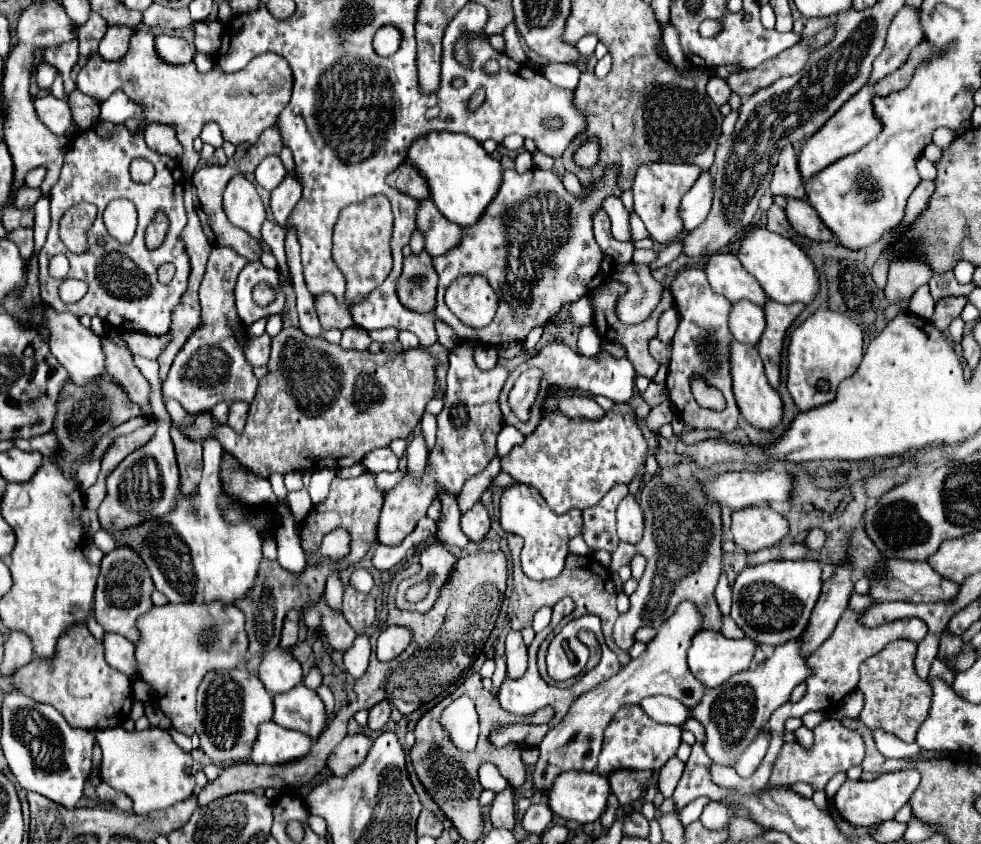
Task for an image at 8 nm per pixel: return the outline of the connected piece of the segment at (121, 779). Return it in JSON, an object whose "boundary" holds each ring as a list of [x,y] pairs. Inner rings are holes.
{"boundary":[[[108,728],[96,732],[96,742],[102,748],[102,766],[100,766],[100,780],[110,784],[114,790],[128,794],[132,800],[134,814],[148,814],[154,810],[164,810],[168,806],[174,806],[176,802],[182,802],[184,798],[190,798],[196,792],[196,780],[190,774],[192,766],[192,754],[184,752],[170,736],[168,730],[162,728],[146,728],[142,732],[138,730],[124,730],[124,728]]]}

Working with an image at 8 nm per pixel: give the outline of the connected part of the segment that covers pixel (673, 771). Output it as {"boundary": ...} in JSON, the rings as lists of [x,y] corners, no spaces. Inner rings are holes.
{"boundary":[[[676,756],[670,758],[670,760],[662,766],[662,770],[660,770],[660,774],[658,774],[658,788],[660,788],[660,792],[662,792],[664,798],[670,798],[670,796],[672,796],[672,792],[674,792],[678,780],[680,780],[680,776],[682,776],[682,772],[684,772],[684,764],[682,764]]]}

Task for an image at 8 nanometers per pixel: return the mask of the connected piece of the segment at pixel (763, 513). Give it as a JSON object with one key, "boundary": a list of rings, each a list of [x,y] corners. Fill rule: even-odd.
{"boundary":[[[754,506],[732,514],[732,538],[744,552],[758,552],[788,538],[788,522],[770,506]]]}

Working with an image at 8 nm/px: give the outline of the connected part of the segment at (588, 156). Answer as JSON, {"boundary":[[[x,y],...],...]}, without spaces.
{"boundary":[[[592,138],[592,140],[588,140],[586,144],[582,144],[582,146],[578,148],[574,160],[576,160],[578,166],[586,166],[586,168],[594,166],[594,164],[598,162],[598,140]]]}

